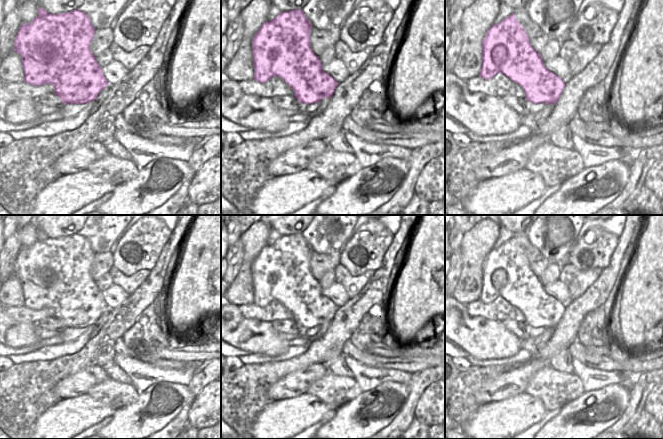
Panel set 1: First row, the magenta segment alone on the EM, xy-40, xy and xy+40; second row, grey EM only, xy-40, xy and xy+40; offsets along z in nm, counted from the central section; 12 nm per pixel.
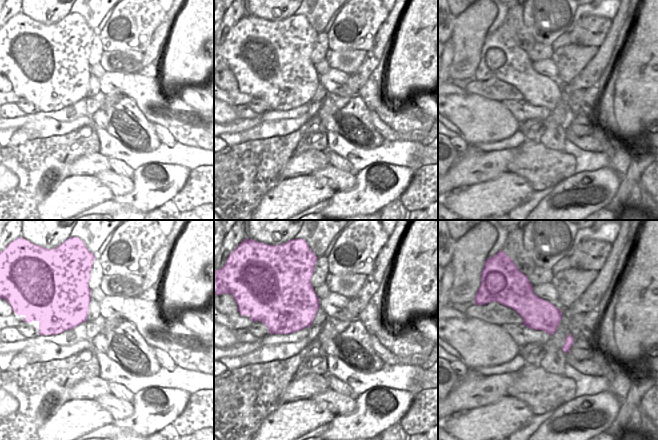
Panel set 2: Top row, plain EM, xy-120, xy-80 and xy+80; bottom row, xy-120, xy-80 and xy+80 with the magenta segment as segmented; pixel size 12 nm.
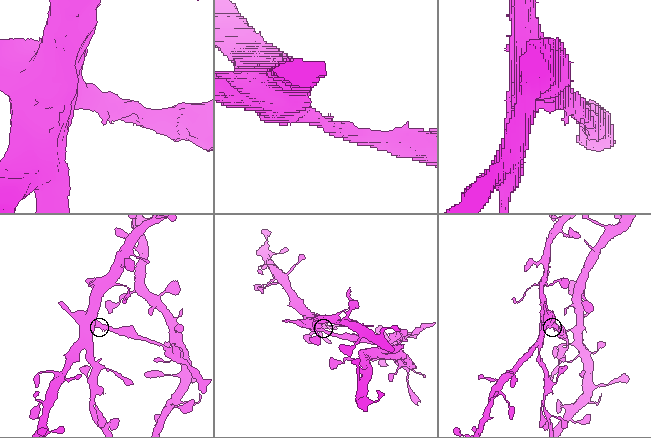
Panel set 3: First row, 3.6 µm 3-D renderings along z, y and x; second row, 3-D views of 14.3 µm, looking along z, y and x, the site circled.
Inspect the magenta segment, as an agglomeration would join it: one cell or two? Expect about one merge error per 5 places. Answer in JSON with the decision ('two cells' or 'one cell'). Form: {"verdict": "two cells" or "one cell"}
{"verdict": "two cells"}

